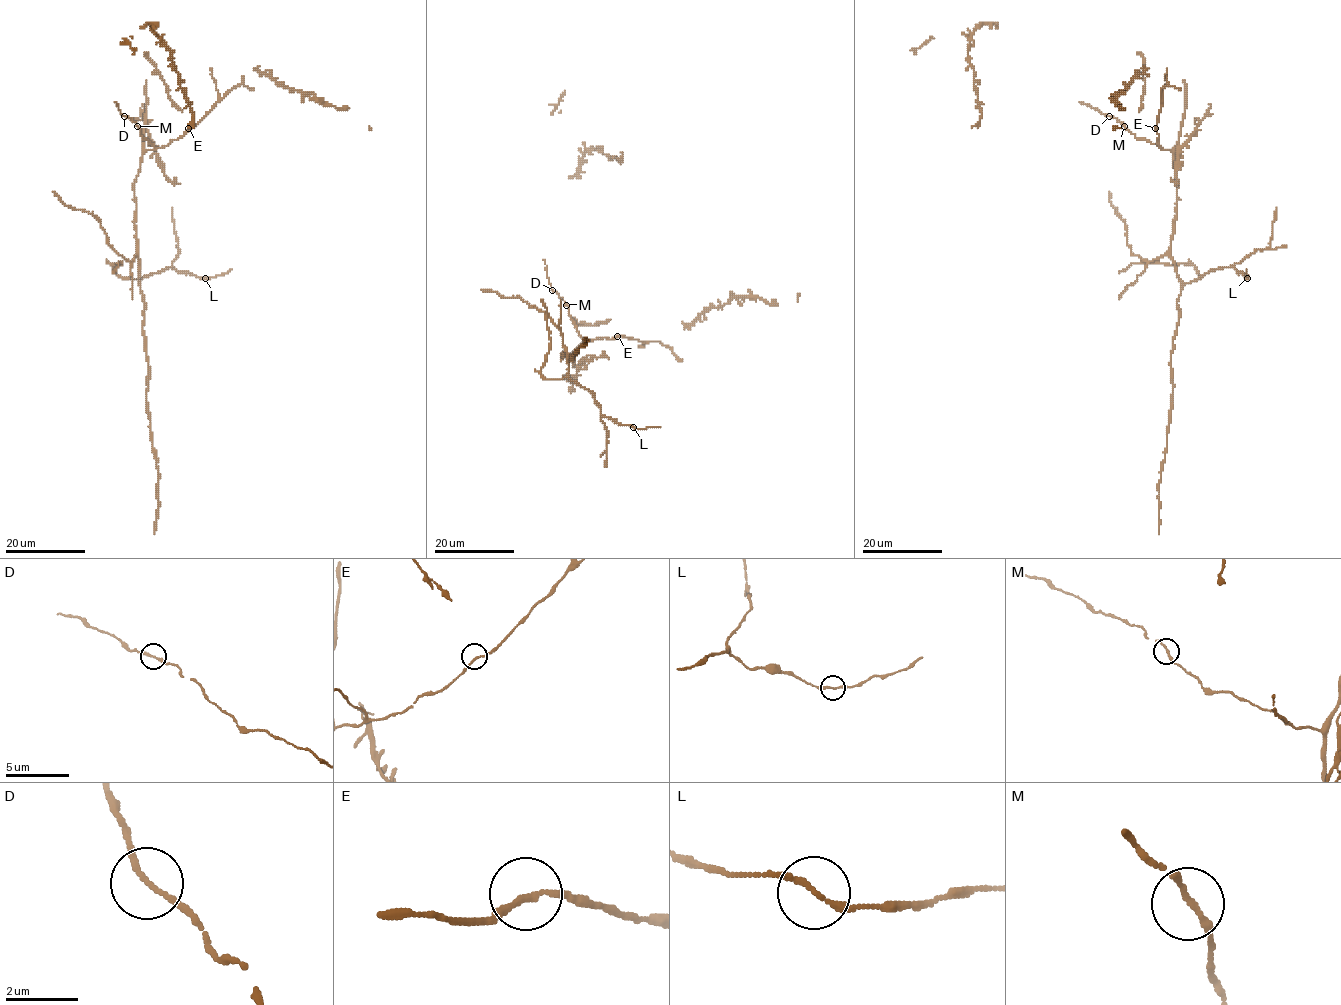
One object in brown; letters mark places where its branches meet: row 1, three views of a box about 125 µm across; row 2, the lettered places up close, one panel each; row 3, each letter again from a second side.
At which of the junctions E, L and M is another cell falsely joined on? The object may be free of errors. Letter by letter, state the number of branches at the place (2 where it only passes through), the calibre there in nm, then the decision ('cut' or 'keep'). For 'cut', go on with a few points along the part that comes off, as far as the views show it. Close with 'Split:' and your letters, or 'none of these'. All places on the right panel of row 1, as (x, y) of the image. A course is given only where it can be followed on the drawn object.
E: branches 2; calibre 150 nm; keep
L: branches 2; calibre 150 nm; keep
M: branches 2; calibre 160 nm; keep
Split: none of these

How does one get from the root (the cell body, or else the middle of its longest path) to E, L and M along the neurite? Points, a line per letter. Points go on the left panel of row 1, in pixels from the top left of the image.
E: (142, 159), (145, 151), (166, 146), (188, 128)
L: (142, 159), (134, 184), (140, 283), (144, 277), (170, 267), (179, 273), (204, 279)
M: (142, 159), (143, 152), (155, 146), (142, 137), (138, 126)

